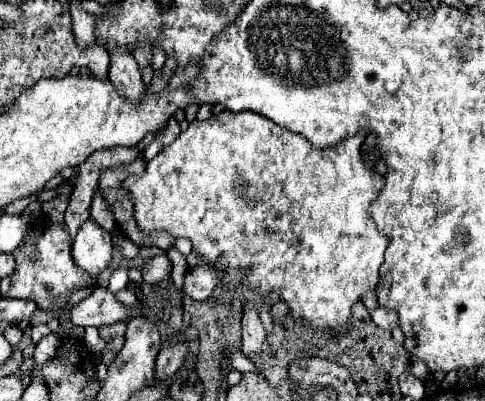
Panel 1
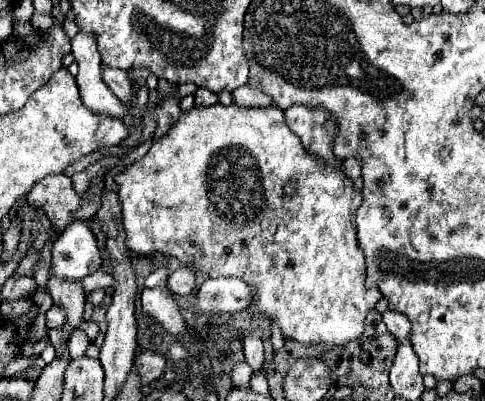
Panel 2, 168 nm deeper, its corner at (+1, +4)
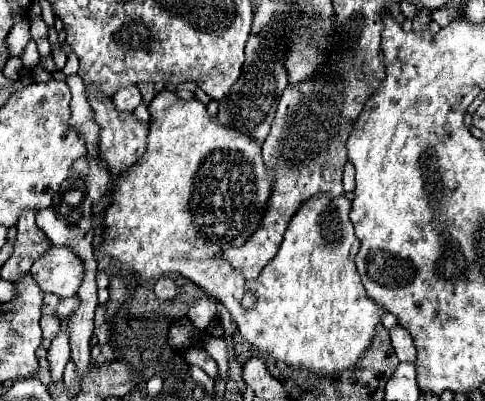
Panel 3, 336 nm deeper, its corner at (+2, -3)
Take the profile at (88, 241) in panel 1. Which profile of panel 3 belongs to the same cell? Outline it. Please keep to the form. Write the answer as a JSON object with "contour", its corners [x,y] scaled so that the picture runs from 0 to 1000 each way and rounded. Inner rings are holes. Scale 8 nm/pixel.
{"contour":[[[105,616],[64,666],[85,726],[113,731],[122,741],[151,741],[167,711],[167,646],[142,626],[142,616]]]}

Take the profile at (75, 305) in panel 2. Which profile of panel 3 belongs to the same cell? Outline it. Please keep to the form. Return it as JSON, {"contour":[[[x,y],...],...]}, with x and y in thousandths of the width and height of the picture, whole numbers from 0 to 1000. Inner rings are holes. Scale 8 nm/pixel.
{"contour":[[[126,796],[126,825],[109,845],[101,870],[101,910],[105,910],[105,960],[130,945],[130,920],[138,900],[146,895],[146,865],[142,865],[142,830],[138,830],[138,796]]]}

